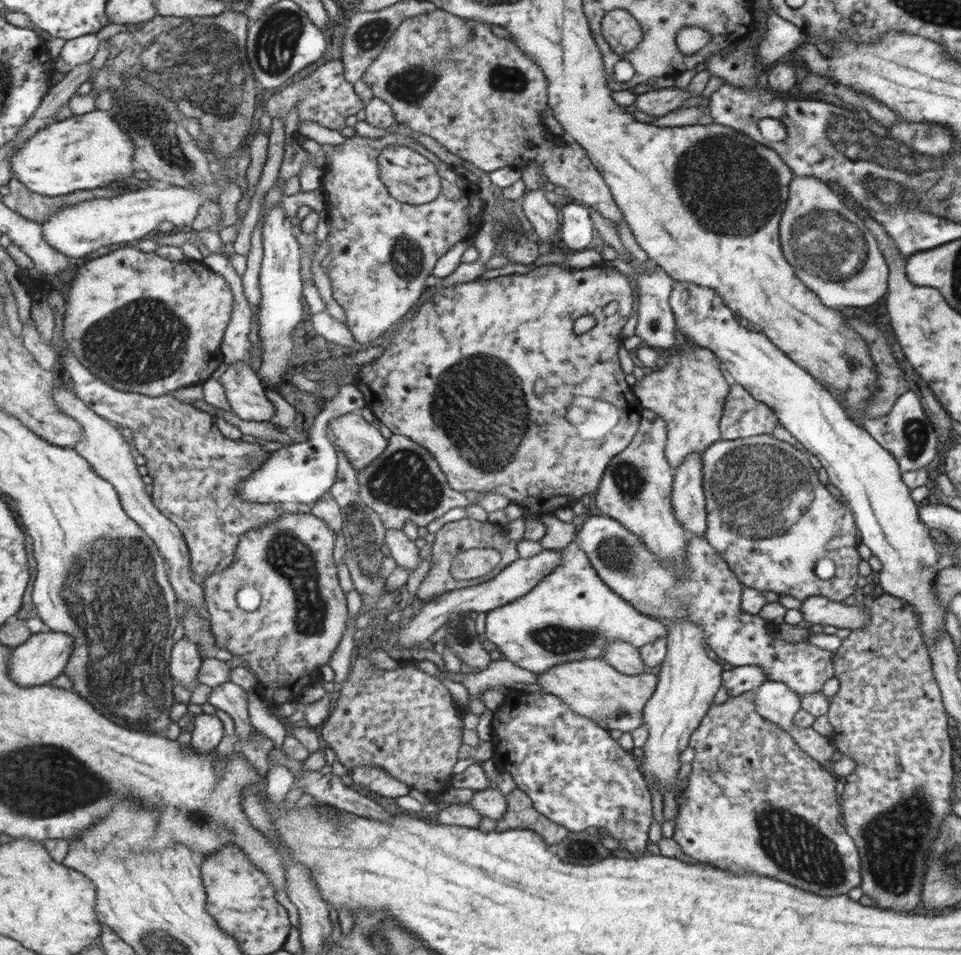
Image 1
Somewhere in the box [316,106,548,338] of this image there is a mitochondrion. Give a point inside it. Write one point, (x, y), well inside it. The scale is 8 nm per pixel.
(407, 257)

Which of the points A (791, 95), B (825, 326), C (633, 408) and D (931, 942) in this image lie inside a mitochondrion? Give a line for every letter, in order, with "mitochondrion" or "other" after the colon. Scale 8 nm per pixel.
A: other
B: other
C: other
D: other

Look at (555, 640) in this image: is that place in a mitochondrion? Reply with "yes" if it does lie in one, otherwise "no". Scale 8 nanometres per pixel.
yes

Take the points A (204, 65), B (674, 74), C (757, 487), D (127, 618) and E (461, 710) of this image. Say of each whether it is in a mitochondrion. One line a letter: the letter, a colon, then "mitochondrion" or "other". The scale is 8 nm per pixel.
A: mitochondrion
B: other
C: mitochondrion
D: mitochondrion
E: other

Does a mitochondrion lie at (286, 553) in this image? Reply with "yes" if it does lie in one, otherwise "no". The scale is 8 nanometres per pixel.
yes

